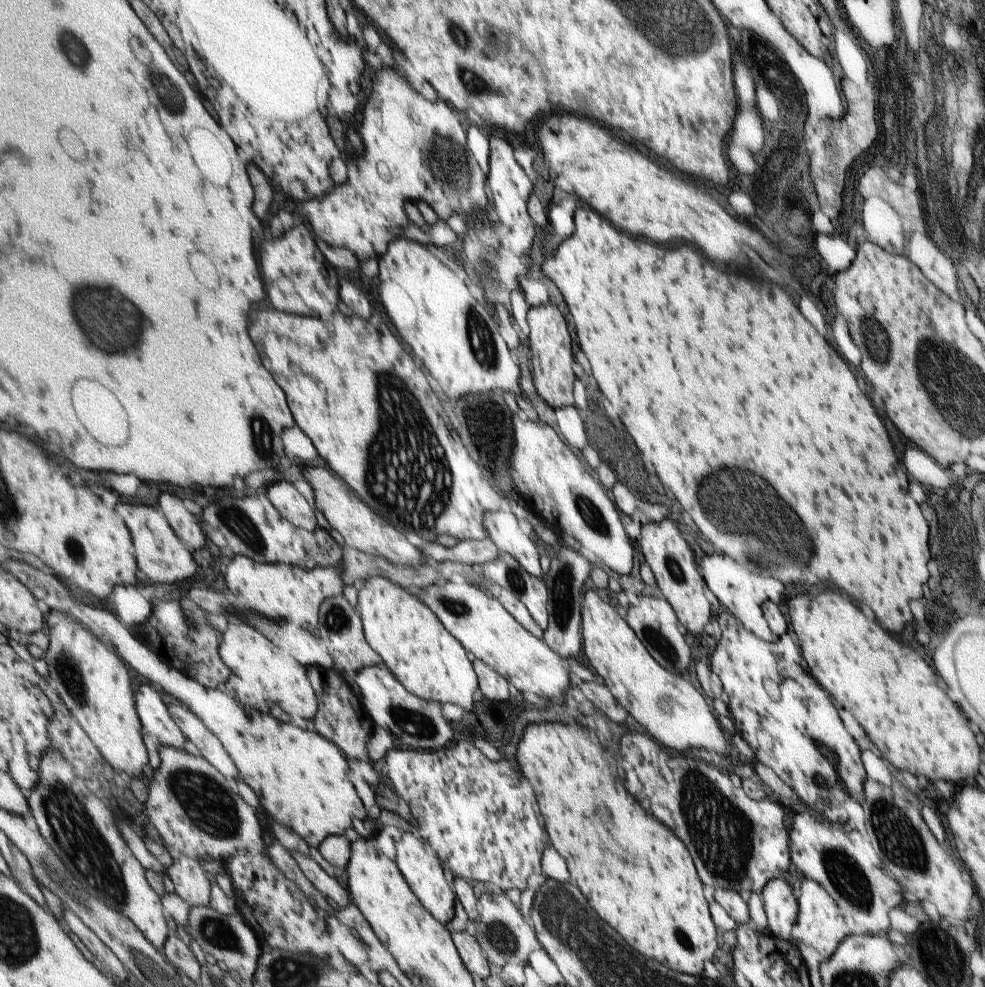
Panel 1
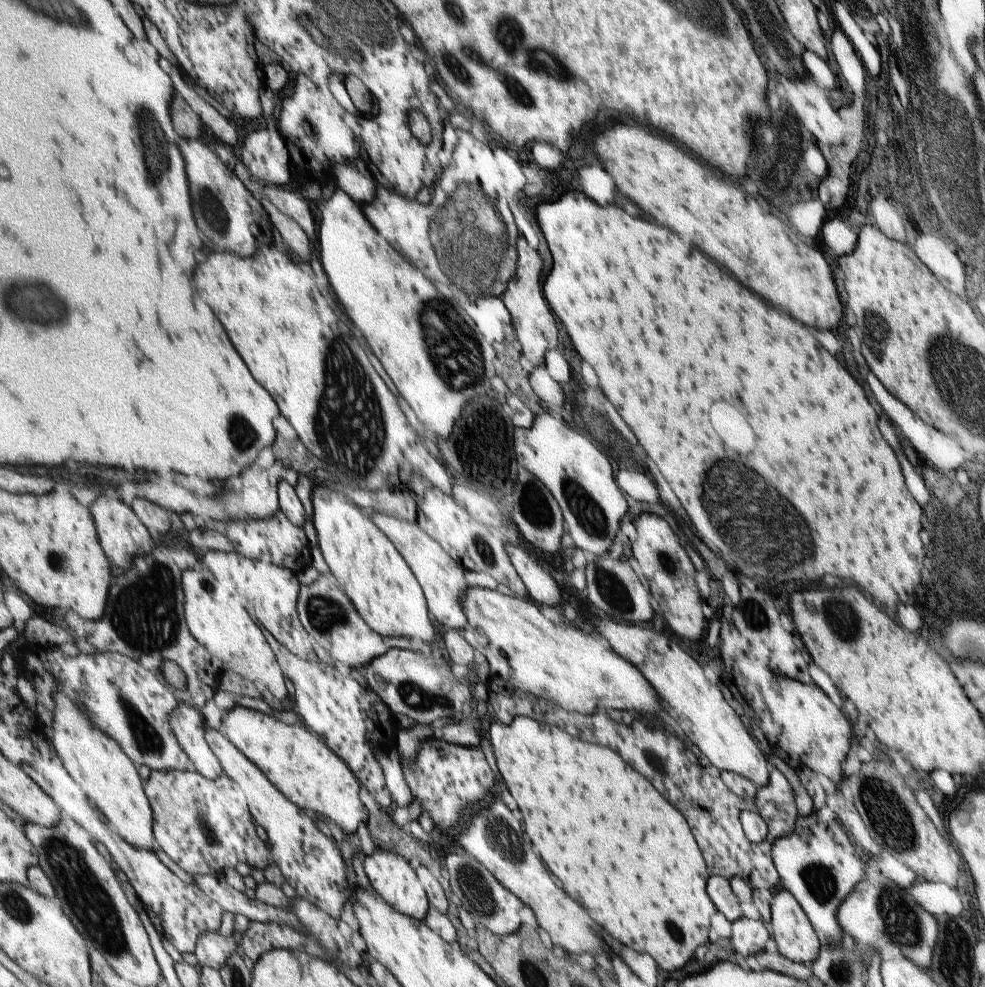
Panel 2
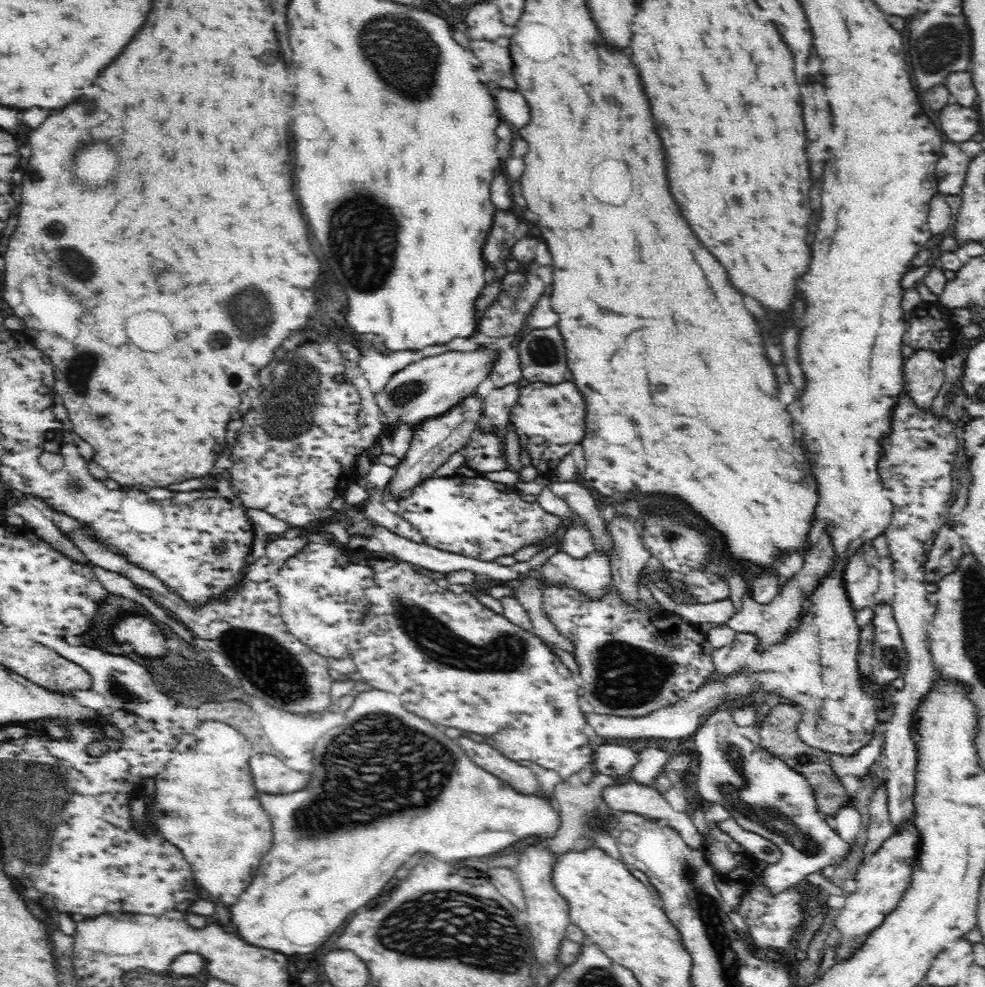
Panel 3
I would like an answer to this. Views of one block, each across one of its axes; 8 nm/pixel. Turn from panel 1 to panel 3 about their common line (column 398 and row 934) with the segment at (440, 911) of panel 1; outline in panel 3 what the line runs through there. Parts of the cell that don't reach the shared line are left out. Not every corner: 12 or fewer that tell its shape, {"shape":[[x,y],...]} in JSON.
{"shape":[[919,832],[895,833],[860,863],[835,919],[846,960],[911,883]]}

